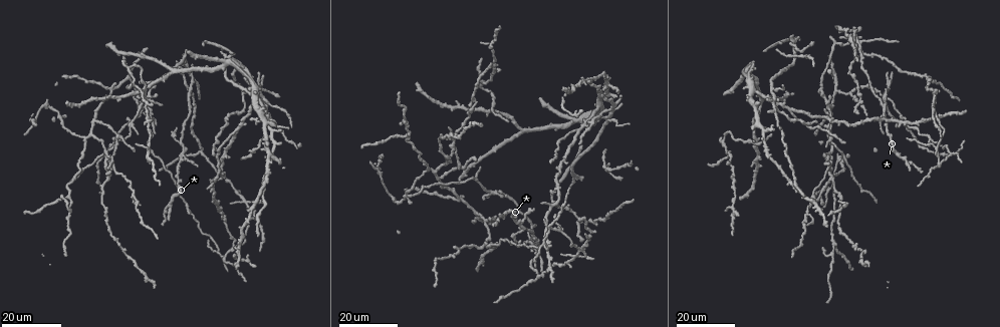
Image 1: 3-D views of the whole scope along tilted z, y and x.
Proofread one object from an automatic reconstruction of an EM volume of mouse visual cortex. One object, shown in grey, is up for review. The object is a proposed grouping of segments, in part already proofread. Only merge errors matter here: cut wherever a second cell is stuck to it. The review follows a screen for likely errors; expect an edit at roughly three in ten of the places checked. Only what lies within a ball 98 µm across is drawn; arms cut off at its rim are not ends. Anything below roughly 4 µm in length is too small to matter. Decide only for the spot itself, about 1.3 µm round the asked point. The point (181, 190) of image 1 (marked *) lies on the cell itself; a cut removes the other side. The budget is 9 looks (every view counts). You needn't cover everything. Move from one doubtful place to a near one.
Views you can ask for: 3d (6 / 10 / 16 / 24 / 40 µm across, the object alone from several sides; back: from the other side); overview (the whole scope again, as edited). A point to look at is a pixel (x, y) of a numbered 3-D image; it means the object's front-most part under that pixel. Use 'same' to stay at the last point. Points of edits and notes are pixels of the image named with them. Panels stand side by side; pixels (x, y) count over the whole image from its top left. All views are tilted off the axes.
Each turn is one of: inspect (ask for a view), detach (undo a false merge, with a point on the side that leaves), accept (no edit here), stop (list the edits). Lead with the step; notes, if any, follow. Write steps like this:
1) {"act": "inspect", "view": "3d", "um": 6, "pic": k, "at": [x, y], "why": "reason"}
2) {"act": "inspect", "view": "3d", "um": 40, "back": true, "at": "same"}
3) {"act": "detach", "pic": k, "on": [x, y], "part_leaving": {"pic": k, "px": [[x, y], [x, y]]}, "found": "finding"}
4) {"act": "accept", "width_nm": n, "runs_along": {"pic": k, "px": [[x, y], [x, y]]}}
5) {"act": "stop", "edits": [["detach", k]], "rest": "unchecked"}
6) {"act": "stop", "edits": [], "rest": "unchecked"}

{"act": "inspect", "view": "3d", "um": 24, "pic": 1, "at": [905, 159], "why": "two arms in line, one across"}

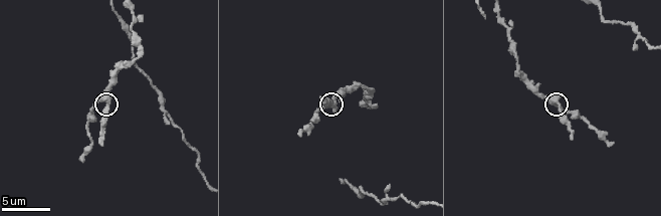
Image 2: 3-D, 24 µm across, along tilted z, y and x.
{"act": "inspect", "view": "3d", "um": 6, "pic": 2, "at": [103, 100]}

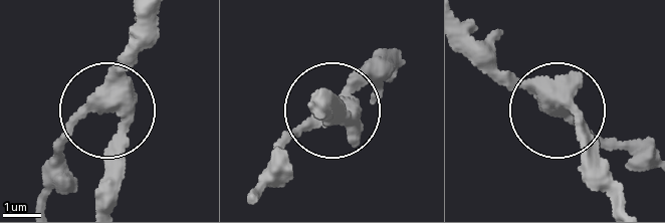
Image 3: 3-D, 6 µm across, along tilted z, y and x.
{"act": "accept", "arms": 3, "runs_along": {"pic": 3, "px": [[470, 36], [510, 78], [570, 116], [605, 167]]}, "found": "all the same cell"}

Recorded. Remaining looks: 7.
{"act": "inspect", "view": "3d", "um": 10, "pic": 2, "at": [135, 16], "why": "three-way junction"}

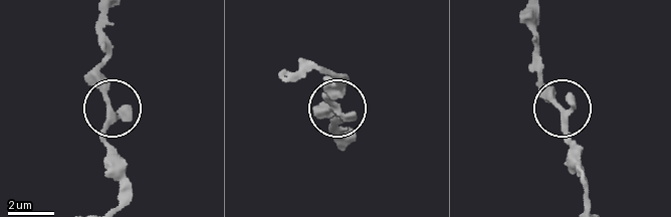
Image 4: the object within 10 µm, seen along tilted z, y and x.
{"act": "inspect", "view": "3d", "um": 6, "pic": 4, "at": [333, 109]}

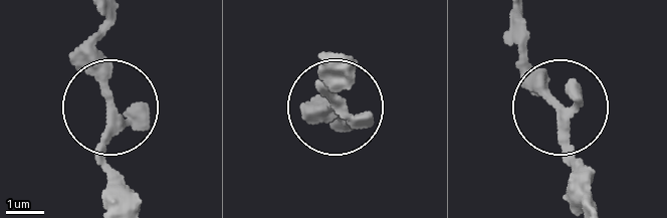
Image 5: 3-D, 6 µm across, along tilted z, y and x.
{"act": "accept", "runs_along": {"pic": 5, "px": [[137, 197], [100, 148], [108, 101], [99, 16]]}, "found": "one cell here"}

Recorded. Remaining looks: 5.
{"act": "inspect", "view": "3d", "um": 24, "pic": 1, "at": [242, 202], "why": "arms part here"}

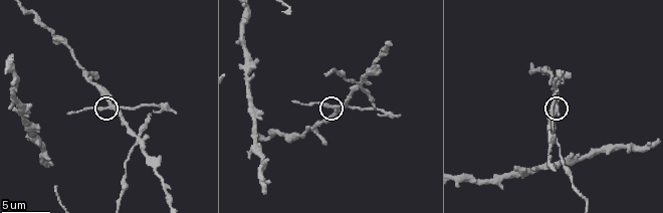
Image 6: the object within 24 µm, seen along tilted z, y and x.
{"act": "inspect", "view": "3d", "um": 10, "pic": 6, "at": [108, 109]}

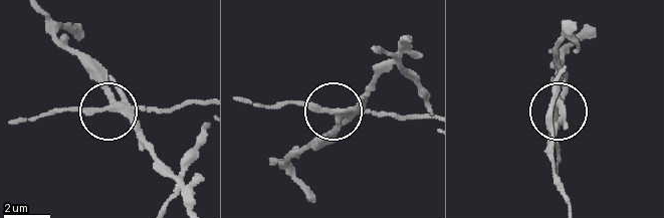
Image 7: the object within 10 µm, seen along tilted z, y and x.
{"act": "detach", "pic": 7, "on": [156, 107], "arms": 3, "part_leaving": {"pic": 7, "px": [[122, 108], [201, 103]]}, "found": "a second cell is stuck on"}

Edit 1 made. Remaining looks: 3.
{"act": "inspect", "view": "overview"}

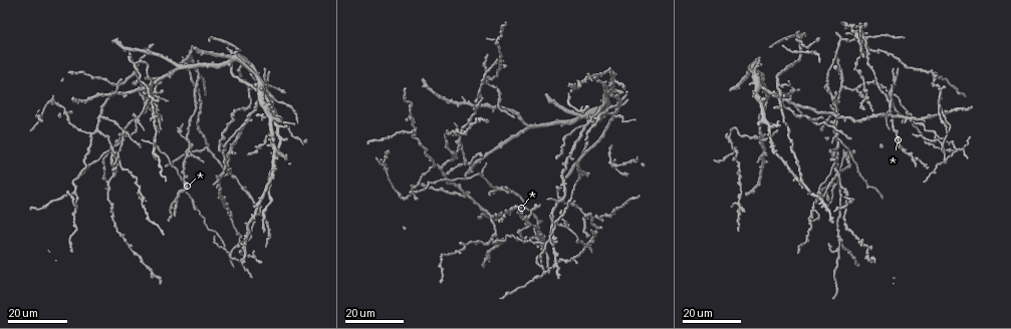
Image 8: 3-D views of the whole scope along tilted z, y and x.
{"act": "inspect", "view": "3d", "um": 16, "pic": 8, "at": [589, 245], "why": "thin arm on a thick one"}

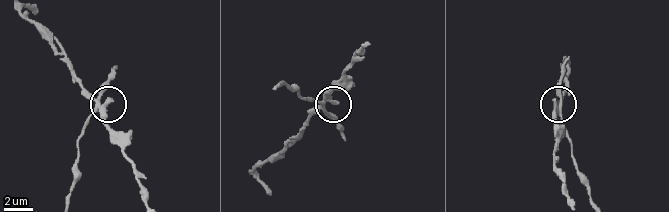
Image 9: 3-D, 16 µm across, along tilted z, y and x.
{"act": "inspect", "view": "3d", "um": 10, "pic": 9, "at": [321, 100]}

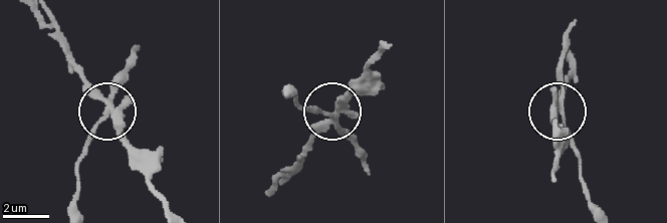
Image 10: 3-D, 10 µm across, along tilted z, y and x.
{"act": "detach", "pic": 10, "on": [91, 134], "side_arm_um": 17, "arms": 4, "found": "two cells meet here"}

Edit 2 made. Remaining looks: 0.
{"act": "stop", "edits": [["detach", 7], ["detach", 10]], "rest": "unchecked"}

